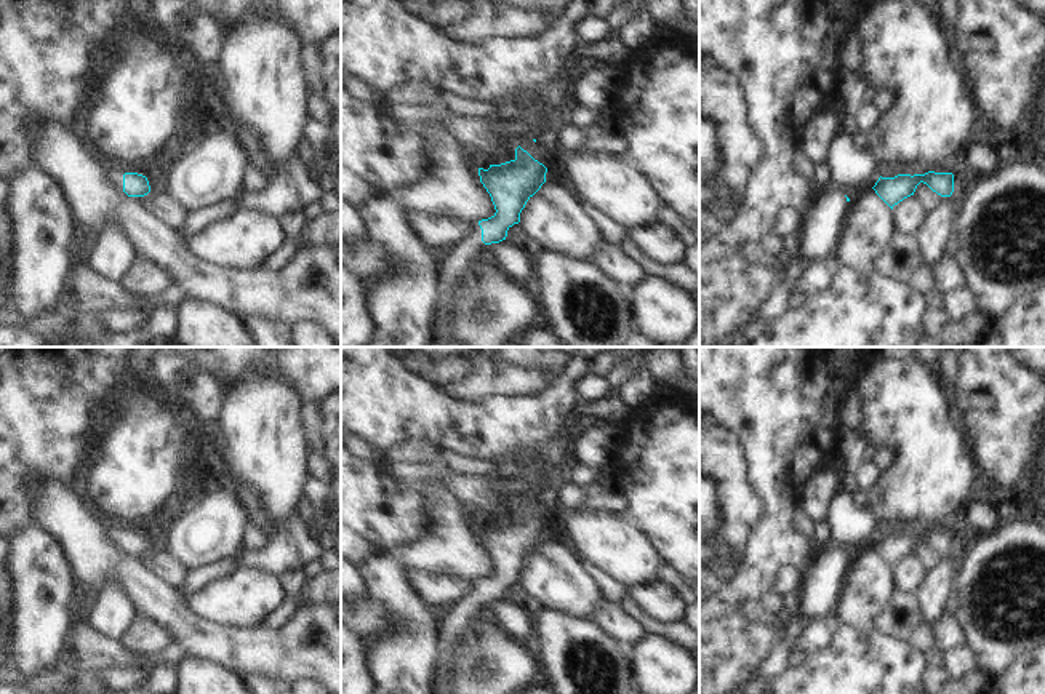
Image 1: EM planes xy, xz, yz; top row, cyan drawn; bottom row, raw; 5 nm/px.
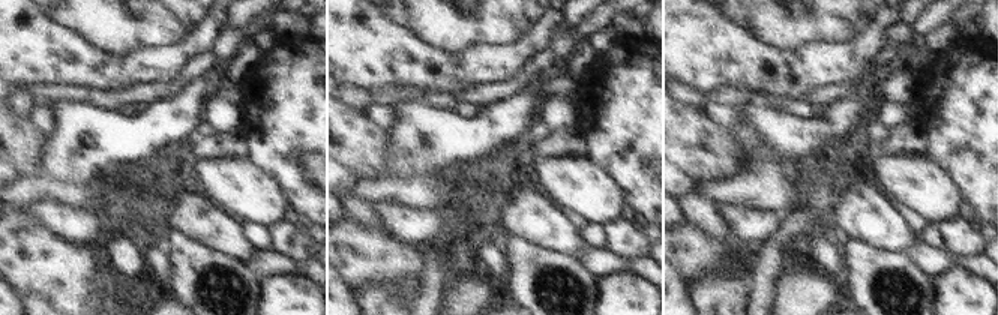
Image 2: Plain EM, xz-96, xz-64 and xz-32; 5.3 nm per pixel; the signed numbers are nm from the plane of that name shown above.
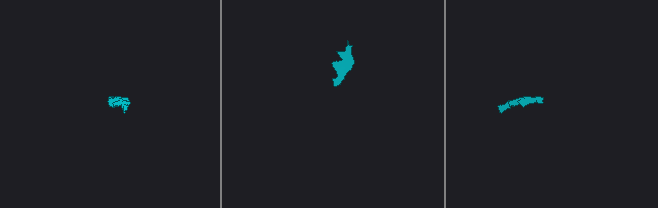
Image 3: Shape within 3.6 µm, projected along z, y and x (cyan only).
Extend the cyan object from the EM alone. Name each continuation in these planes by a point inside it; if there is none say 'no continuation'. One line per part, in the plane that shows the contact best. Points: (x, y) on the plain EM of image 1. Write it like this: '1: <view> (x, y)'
1: xz (453, 622).

